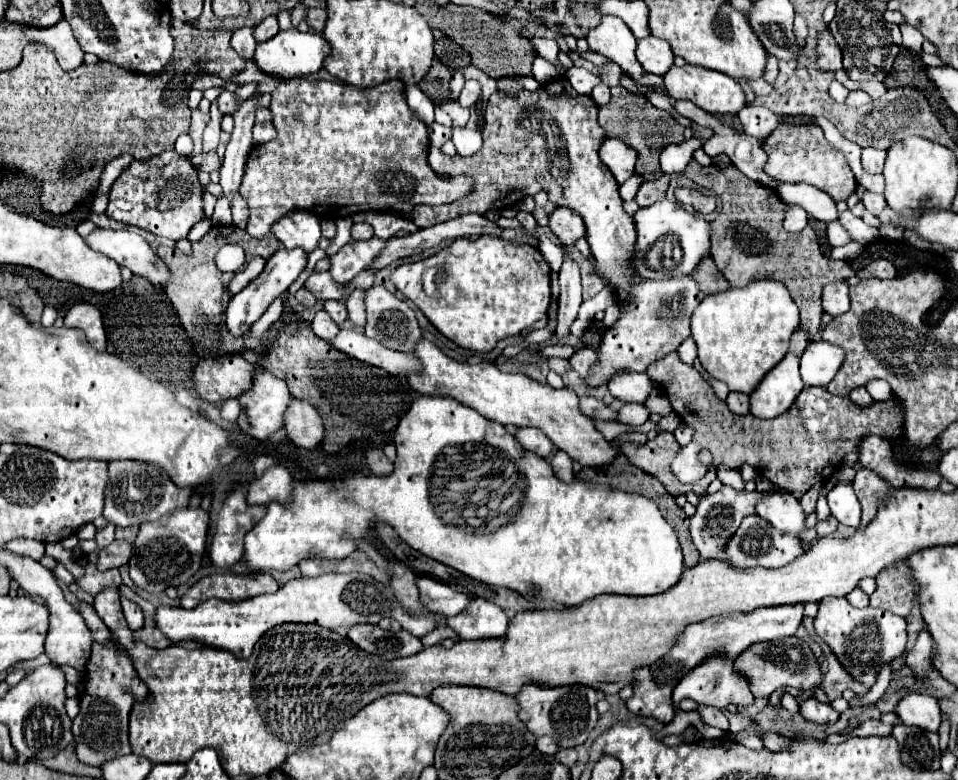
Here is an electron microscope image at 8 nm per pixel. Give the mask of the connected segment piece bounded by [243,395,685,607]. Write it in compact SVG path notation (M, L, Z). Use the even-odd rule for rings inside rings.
M417 397L413 401L413 405L409 407L407 415L403 415L403 419L399 421L397 429L395 429L395 437L393 443L397 447L397 459L395 459L395 469L391 475L374 475L370 473L352 473L350 477L344 477L335 480L308 480L306 483L297 481L293 485L293 493L291 493L291 503L283 505L283 503L271 503L267 507L267 515L263 517L261 523L255 525L253 531L247 533L245 537L245 563L249 569L253 571L289 571L291 567L295 567L301 559L309 559L309 557L323 557L323 559L345 559L347 555L351 555L353 551L357 551L357 541L365 539L371 529L377 523L387 523L395 529L395 533L413 549L421 551L423 555L449 565L457 571L461 571L463 575L477 579L481 583L489 583L489 585L497 585L497 587L507 587L511 591L517 591L519 595L525 595L525 599L551 599L557 601L565 607L575 607L581 605L587 599L593 599L597 595L603 593L617 593L617 595L657 595L663 593L667 589L671 589L683 573L683 555L681 555L681 547L677 541L675 531L671 529L671 525L663 519L661 511L657 509L655 503L651 503L651 499L643 497L643 495L631 495L625 491L617 491L611 489L607 485L595 485L595 483L585 483L585 481L571 481L571 483L563 483L555 477L553 467L537 457L531 451L525 451L523 447L519 447L519 443L515 443L515 437L511 433L507 433L503 429L503 425L485 419L483 415L479 415L475 409L461 405L455 399L447 399L447 397ZM503 477L503 497L495 497L495 501L489 501L489 497L481 497L485 495L491 485L493 479Z

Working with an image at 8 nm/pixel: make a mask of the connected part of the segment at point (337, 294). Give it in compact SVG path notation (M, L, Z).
M317 271L305 283L305 287L321 301L327 301L327 299L339 301L343 297L347 285L349 283L337 283L335 279L331 279L329 273L317 273Z

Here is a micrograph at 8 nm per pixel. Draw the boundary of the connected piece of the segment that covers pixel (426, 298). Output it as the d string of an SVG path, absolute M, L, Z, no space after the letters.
M479 235L475 239L467 239L467 237L455 239L437 257L429 257L427 261L405 263L395 267L389 275L389 281L407 299L411 299L447 339L451 339L463 349L489 353L495 349L497 341L511 335L519 335L541 317L547 317L547 309L551 301L549 275L551 269L537 247L511 243L497 235Z

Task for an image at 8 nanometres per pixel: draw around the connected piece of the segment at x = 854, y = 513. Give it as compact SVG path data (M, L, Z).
M835 485L829 495L827 495L831 515L849 527L857 527L861 521L861 507L859 501L855 499L853 487L851 485Z

